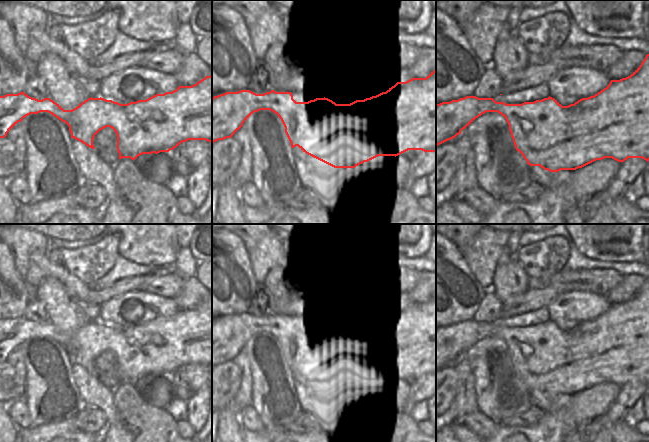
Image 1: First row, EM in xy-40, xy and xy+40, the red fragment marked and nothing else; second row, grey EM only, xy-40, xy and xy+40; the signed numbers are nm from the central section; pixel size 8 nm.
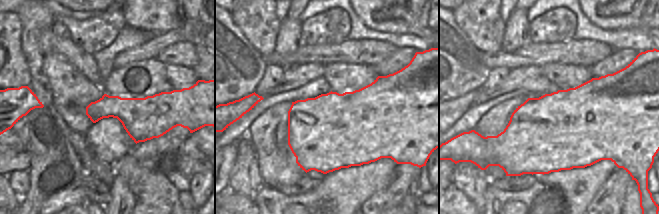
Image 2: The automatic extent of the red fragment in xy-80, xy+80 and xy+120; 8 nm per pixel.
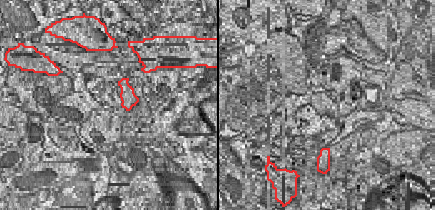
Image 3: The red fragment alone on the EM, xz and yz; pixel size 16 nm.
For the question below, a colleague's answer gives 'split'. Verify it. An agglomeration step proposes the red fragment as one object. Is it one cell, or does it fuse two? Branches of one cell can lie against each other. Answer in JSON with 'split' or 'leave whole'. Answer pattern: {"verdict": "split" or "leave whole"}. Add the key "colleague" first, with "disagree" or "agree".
{"colleague": "disagree", "verdict": "leave whole"}

